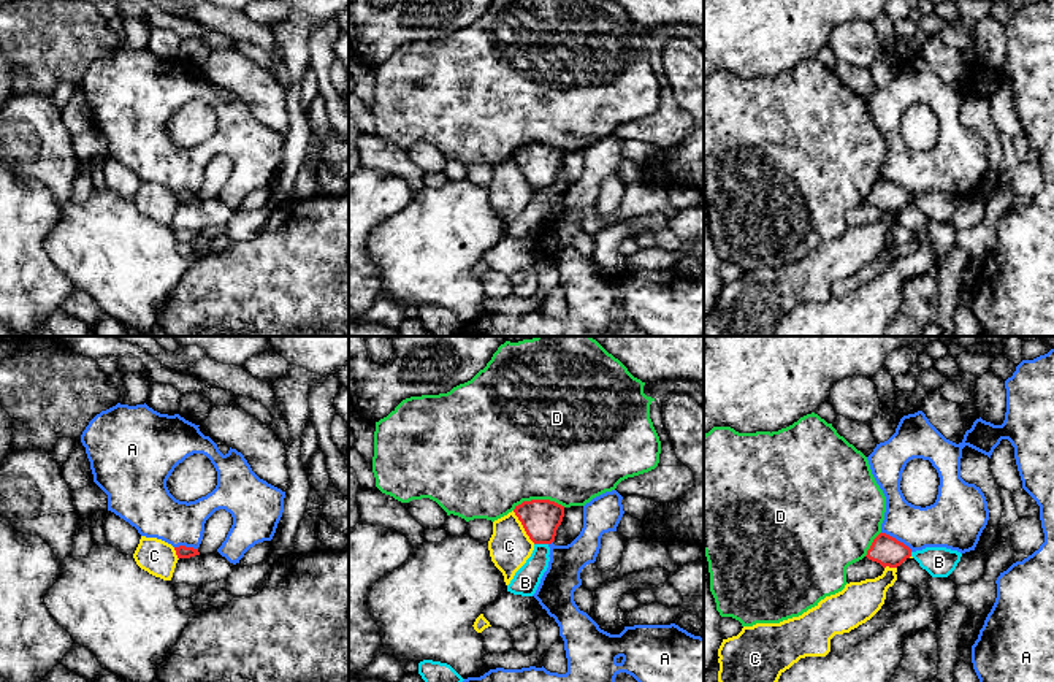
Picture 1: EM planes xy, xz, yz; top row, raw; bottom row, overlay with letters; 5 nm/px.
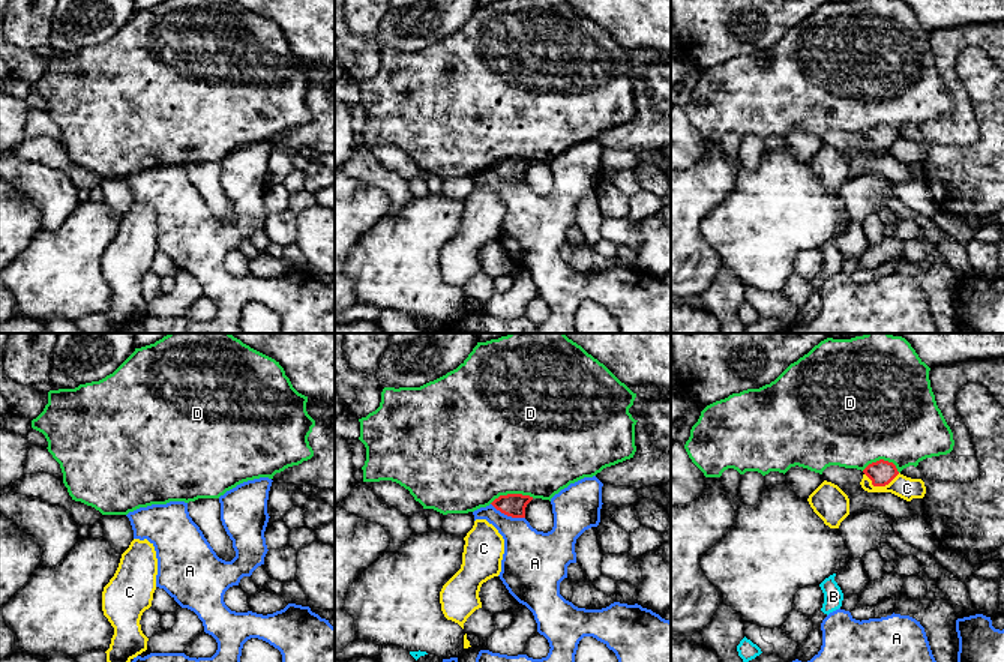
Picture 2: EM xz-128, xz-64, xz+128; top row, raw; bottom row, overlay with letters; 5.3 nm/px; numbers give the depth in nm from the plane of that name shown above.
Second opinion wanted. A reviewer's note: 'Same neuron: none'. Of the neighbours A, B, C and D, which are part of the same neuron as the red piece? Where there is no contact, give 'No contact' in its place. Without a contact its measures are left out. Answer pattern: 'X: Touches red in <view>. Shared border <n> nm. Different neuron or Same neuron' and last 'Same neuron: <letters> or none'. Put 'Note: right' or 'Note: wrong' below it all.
A: Touches red in yz. Shared border 190 nm. Different neuron
B: Touches red in xz. Shared border 70 nm. Different neuron
C: Touches red in xz. Shared border 200 nm. Different neuron
D: Touches red in xz. Shared border 280 nm. Different neuron
Same neuron: none
Note: right

